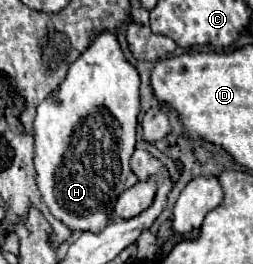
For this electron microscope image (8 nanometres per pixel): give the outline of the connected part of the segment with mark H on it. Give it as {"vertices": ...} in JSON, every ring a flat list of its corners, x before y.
{"vertices":[[100,33,92,45,70,65,64,83,38,105,34,119,34,165,42,199,50,213,72,231,100,233,110,223,116,199,130,175,130,157,136,145,136,117,140,111,138,71,124,59,116,37]]}

